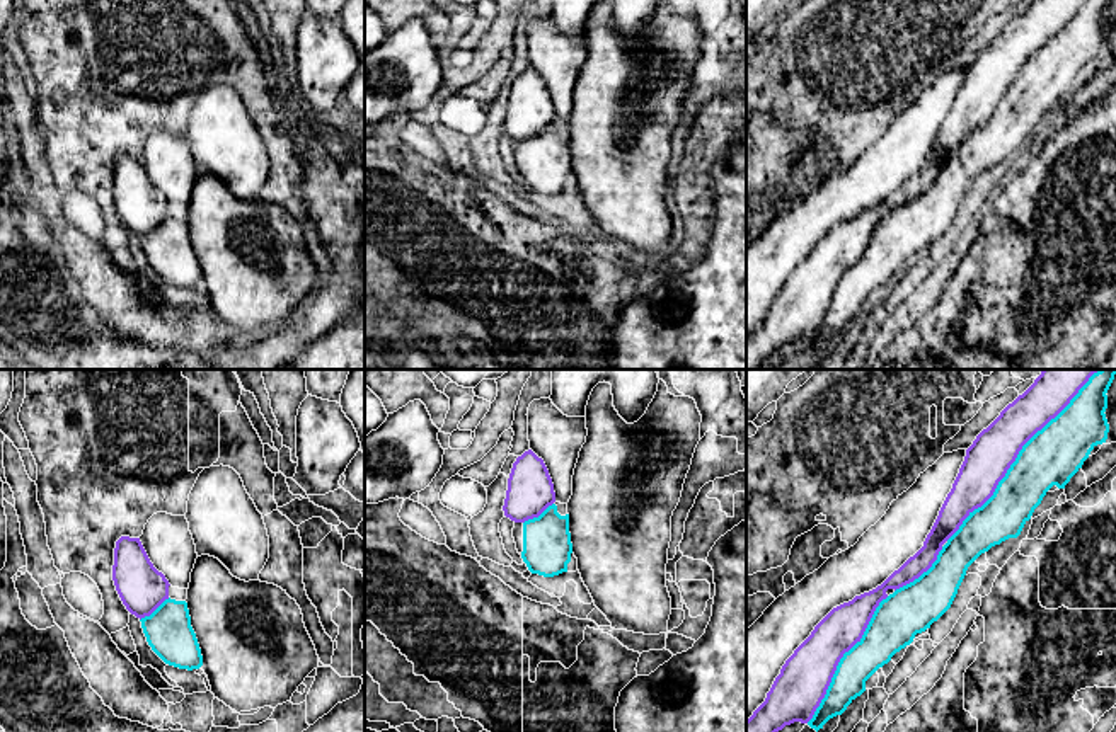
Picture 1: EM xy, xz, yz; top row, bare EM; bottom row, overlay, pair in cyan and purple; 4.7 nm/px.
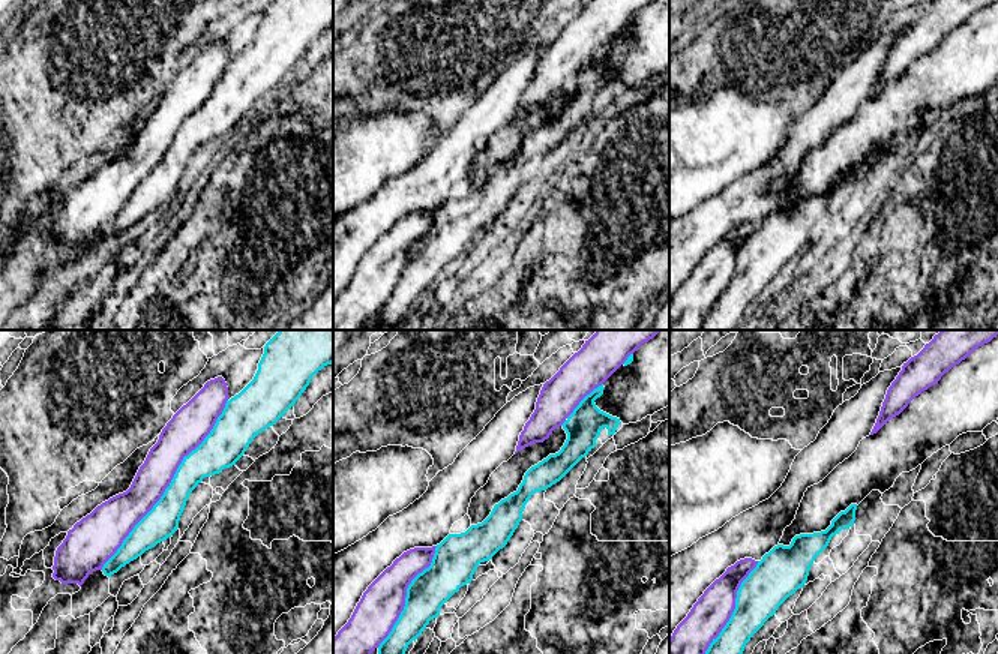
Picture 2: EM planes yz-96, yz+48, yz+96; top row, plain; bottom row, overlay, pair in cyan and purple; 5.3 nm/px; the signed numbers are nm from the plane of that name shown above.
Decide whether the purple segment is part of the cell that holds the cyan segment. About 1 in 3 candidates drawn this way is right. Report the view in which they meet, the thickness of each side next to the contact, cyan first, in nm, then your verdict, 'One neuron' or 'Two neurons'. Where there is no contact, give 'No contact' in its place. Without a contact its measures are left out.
Touches cyan in yz. Thickness 280 nm (cyan) against 220 nm. Two neurons

